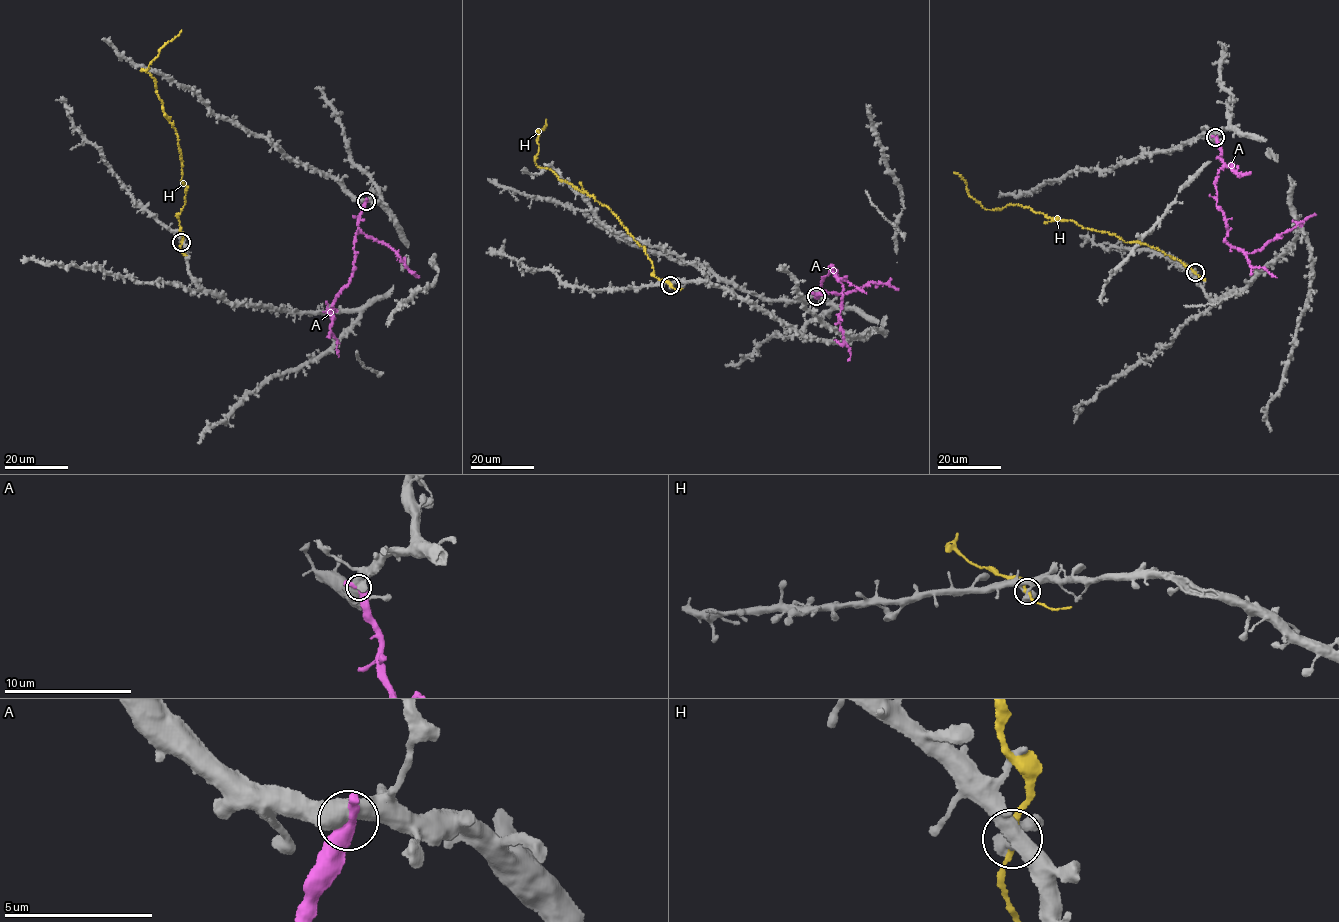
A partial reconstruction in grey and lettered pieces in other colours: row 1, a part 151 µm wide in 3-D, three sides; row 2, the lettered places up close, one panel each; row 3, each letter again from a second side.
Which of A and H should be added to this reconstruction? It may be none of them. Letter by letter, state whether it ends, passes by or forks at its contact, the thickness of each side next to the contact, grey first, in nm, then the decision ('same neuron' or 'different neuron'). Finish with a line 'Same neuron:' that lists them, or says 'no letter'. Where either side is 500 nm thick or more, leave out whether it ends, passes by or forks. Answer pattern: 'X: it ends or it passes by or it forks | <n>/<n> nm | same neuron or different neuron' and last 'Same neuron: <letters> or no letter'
A: 550/600 nm | different neuron
H: it passes by | 420/220 nm | different neuron
Same neuron: no letter

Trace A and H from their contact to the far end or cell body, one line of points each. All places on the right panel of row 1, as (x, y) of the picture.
A: (1216, 137), (1223, 162), (1215, 184), (1217, 208), (1232, 246), (1255, 251), (1315, 214)
H: (1195, 272), (1157, 249), (1084, 228), (1072, 220), (1049, 218), (1020, 205), (982, 208), (954, 172)

